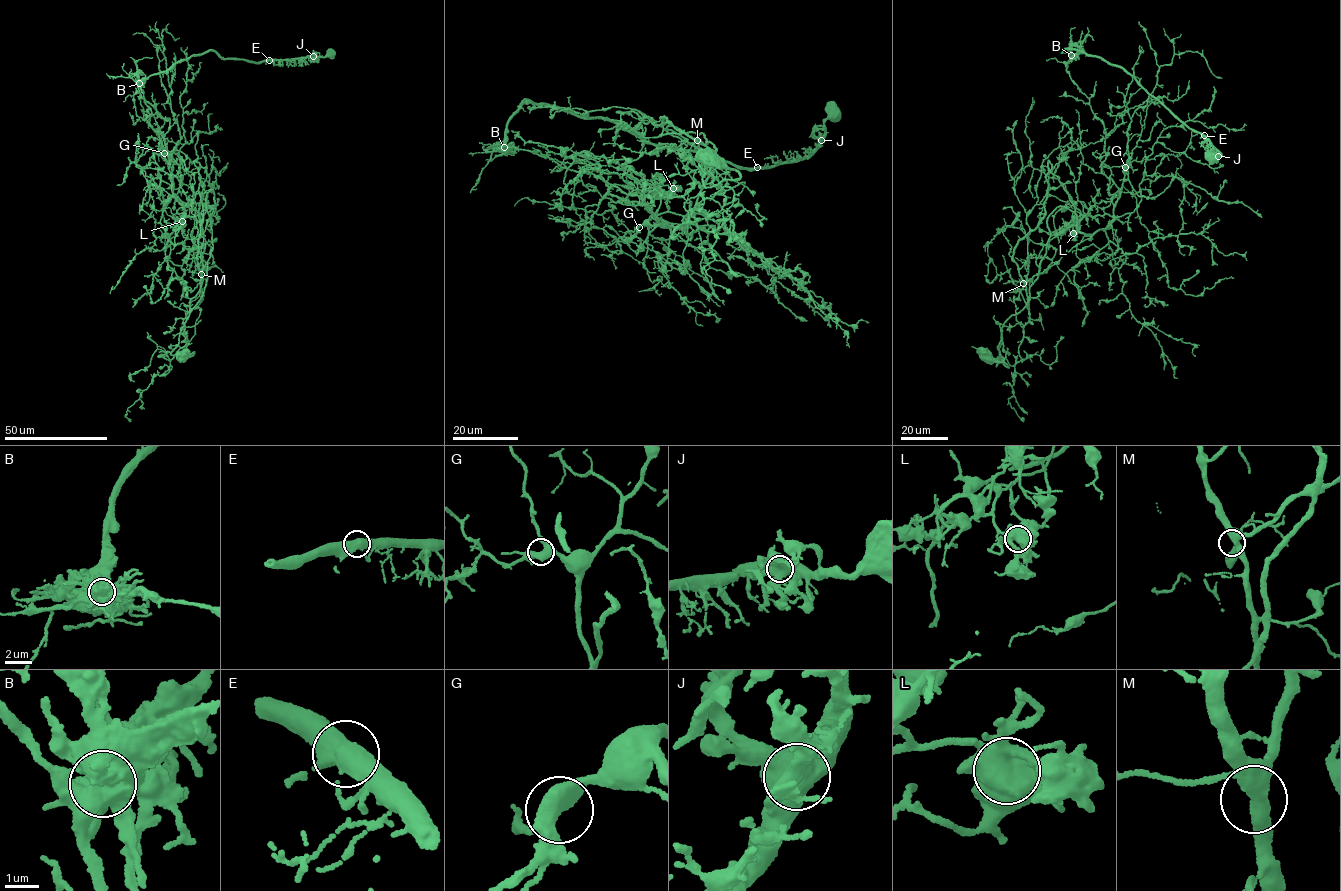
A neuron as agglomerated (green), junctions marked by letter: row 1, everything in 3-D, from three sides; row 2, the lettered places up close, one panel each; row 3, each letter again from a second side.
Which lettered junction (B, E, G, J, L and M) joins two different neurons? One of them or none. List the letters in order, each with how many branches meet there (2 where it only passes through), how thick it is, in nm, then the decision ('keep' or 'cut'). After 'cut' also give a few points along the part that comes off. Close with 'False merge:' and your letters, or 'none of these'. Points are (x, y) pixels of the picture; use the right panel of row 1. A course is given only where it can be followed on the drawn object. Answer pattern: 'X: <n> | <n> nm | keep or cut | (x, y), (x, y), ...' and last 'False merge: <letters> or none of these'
B: 4 | 750 nm | cut | (1071, 55), (1064, 49), (1099, 57), (1120, 67), (1221, 153), (1217, 158), (1205, 156)
E: 3 | 500 nm | keep
G: 3 | 480 nm | keep
J: 4 | 750 nm | keep
L: 4 | 650 nm | keep
M: 4 | 440 nm | keep
False merge: B

